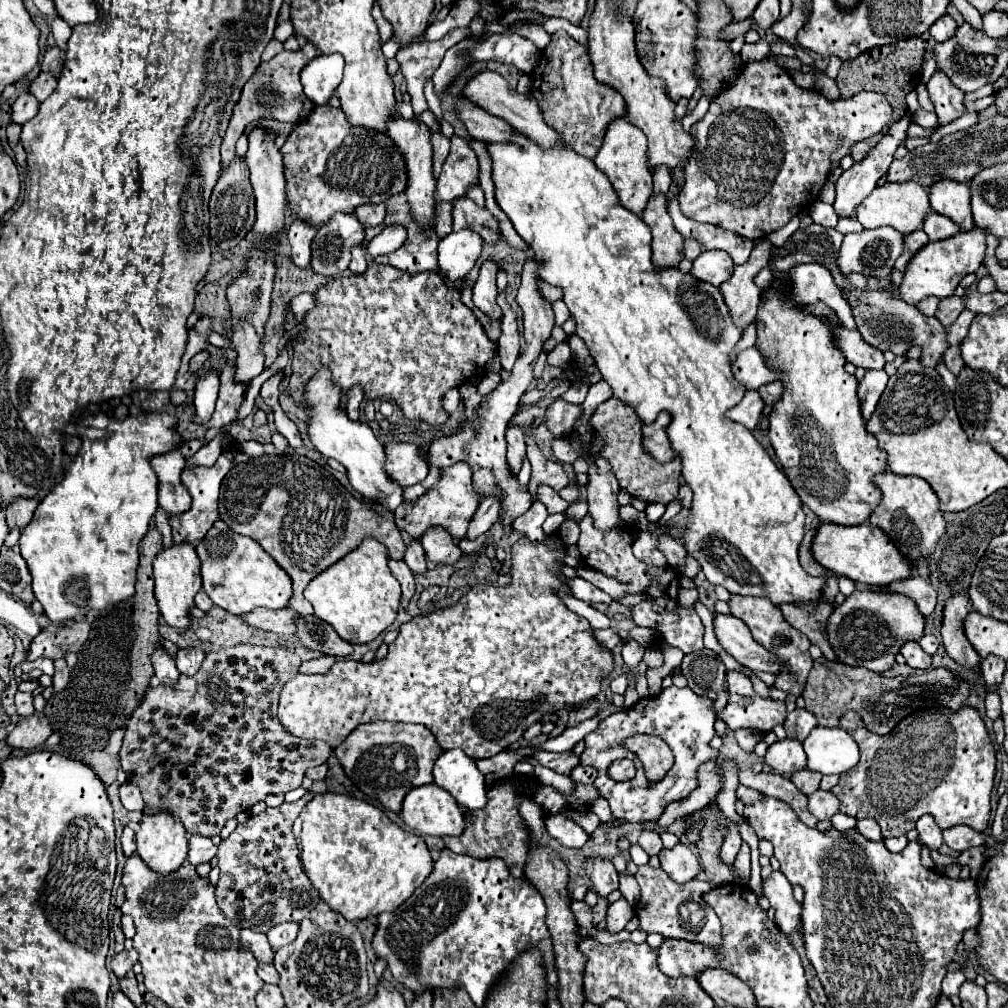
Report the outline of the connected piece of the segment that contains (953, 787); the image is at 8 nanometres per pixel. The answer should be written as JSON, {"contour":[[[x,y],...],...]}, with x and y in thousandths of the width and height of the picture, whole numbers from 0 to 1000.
{"contour":[[[955,700],[951,706],[941,706],[938,702],[930,704],[912,704],[900,710],[884,728],[870,730],[858,724],[854,712],[846,706],[838,706],[834,710],[832,722],[844,728],[844,732],[852,738],[854,754],[842,766],[836,766],[832,778],[826,780],[826,788],[834,794],[832,806],[854,812],[866,812],[876,823],[876,831],[896,829],[908,821],[908,815],[916,808],[924,808],[934,823],[957,817],[965,823],[975,825],[981,819],[981,806],[983,806],[983,784],[988,766],[988,750],[985,738],[981,734],[979,722],[969,708],[967,702]]]}

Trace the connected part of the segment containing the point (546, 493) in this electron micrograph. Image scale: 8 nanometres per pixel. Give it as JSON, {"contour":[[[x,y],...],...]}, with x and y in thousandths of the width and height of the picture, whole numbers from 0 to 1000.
{"contour":[[[537,481],[533,486],[534,496],[538,498],[545,510],[560,509],[564,499],[559,496],[547,483]]]}

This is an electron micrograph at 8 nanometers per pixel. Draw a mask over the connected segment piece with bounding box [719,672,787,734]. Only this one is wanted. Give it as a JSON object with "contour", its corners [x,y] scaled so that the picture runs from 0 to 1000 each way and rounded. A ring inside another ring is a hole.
{"contour":[[[735,667],[721,669],[723,696],[715,704],[713,712],[725,722],[747,722],[753,726],[765,726],[767,720],[779,716],[779,696],[757,692],[747,685],[745,675]]]}

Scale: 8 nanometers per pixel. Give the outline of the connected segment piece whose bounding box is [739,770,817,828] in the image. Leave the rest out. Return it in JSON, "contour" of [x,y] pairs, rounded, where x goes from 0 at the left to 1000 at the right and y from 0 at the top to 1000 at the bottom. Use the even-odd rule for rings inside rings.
{"contour":[[[737,764],[733,766],[733,778],[781,796],[787,802],[787,806],[797,813],[797,817],[801,817],[803,821],[811,819],[811,812],[801,806],[801,790],[795,788],[787,780],[787,776],[777,772],[775,768],[747,768],[745,764]]]}

